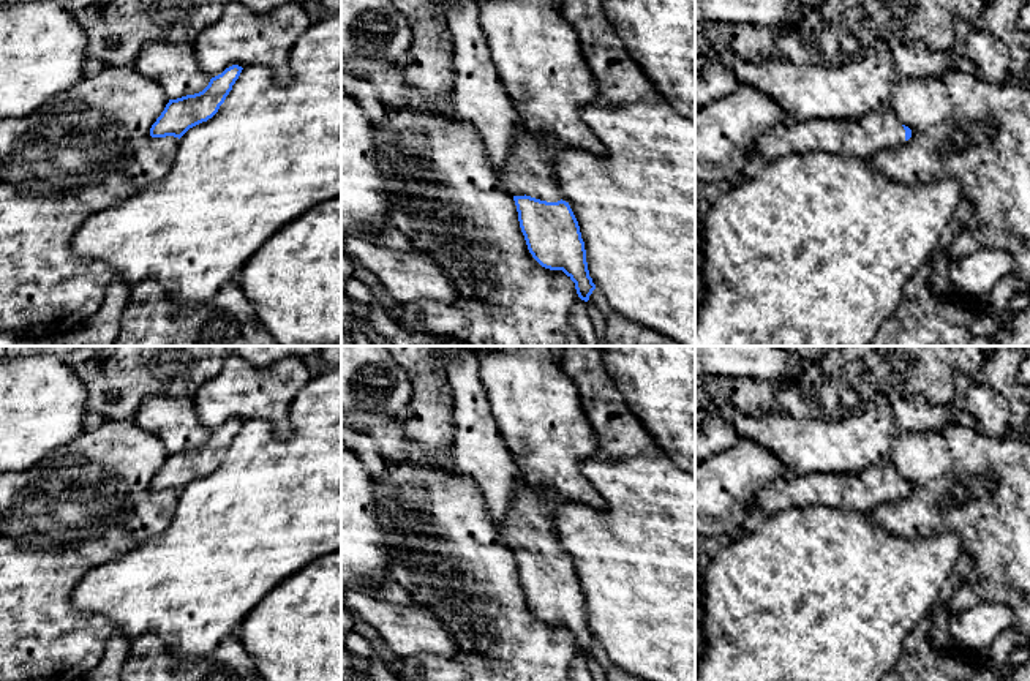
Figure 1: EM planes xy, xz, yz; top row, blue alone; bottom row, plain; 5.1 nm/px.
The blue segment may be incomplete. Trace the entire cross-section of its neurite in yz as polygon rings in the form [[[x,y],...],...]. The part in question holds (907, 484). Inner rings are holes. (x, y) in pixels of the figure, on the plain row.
[[[888,461],[845,474],[812,472],[795,479],[777,477],[758,493],[752,520],[810,506],[867,512],[910,491],[912,483]]]

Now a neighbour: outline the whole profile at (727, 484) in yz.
[[[741,438],[733,447],[709,455],[695,465],[695,536],[717,537],[736,528],[749,528],[758,493],[788,468],[766,447]]]

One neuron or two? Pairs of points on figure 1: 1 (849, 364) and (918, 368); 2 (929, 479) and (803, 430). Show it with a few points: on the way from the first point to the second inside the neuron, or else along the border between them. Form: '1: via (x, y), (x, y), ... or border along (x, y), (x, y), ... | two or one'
1: via (866, 364), (901, 364) | one
2: border along (909, 430), (894, 441), (887, 460) | two

